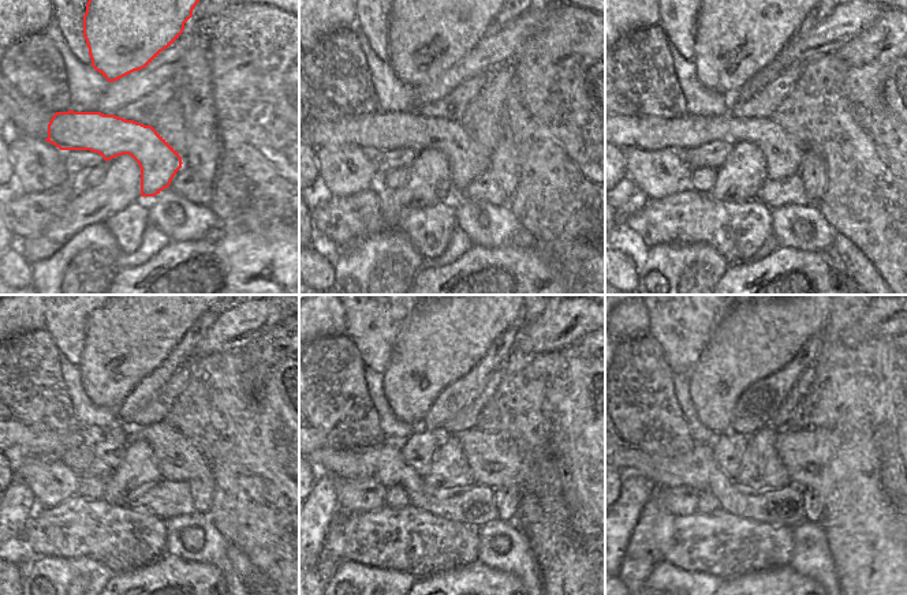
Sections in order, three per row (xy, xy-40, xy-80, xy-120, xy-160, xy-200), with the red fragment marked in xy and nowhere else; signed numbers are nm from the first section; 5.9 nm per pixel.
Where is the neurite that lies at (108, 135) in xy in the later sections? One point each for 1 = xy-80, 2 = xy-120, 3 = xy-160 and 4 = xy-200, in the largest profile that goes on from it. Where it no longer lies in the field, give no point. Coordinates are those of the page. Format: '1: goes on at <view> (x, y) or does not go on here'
1: goes on at xy-80 (783, 156)
2: goes on at xy-120 (178, 460)
3: goes on at xy-160 (497, 461)
4: goes on at xy-200 (865, 535)

